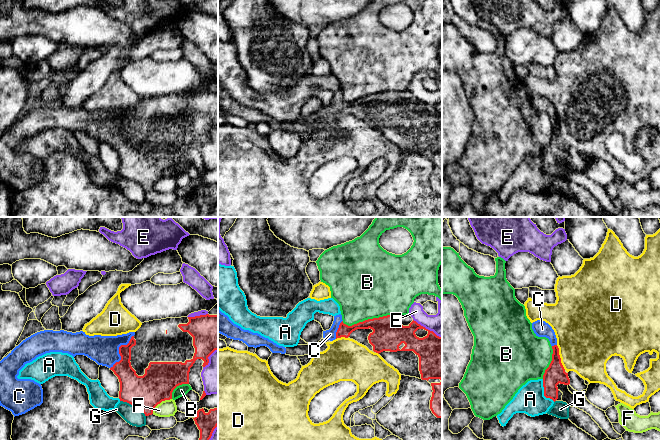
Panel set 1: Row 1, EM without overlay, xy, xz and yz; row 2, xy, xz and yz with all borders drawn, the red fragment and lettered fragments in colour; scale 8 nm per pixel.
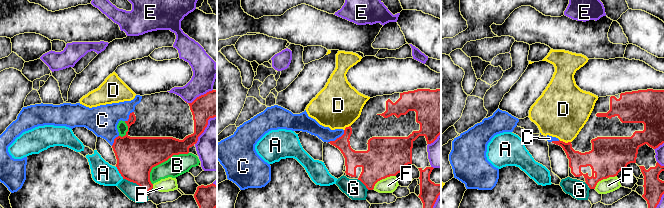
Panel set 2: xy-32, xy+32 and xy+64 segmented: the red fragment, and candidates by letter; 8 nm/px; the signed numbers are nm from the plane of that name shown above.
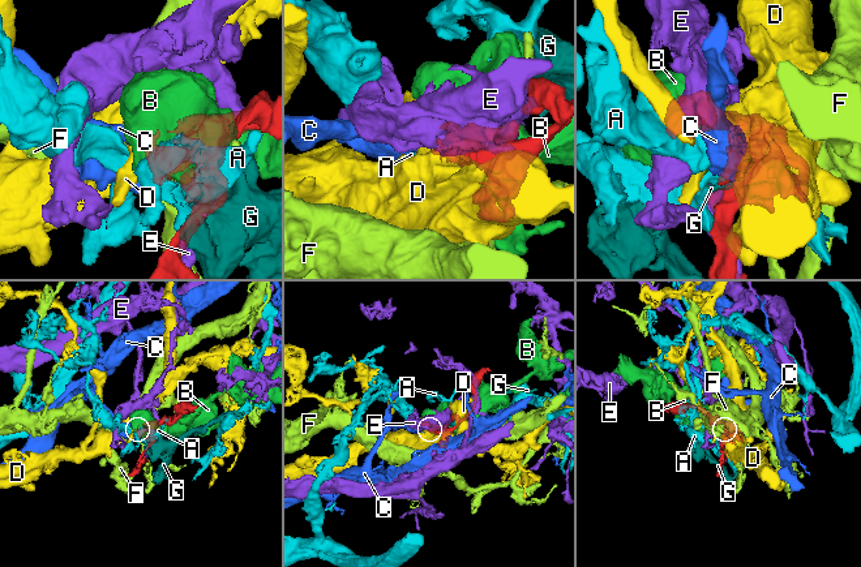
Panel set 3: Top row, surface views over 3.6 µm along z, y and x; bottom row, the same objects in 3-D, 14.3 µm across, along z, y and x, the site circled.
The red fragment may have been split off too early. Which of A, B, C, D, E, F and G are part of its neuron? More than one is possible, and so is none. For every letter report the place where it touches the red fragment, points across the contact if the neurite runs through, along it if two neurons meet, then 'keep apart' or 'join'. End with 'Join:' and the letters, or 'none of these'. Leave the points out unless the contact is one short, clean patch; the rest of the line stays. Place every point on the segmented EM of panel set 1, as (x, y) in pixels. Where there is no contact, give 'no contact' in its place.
A: meets red in yz at (544, 392); keep apart
B: meets red in xz at (368, 319); keep apart
C: meets red in xy at (119, 350); runs through xy (127, 376), (120, 364), (119, 350), (104, 350); join
D: meets red in yz at (559, 357); keep apart
E: meets red in xy at (197, 316); keep apart
F: meets red in xy at (160, 402); keep apart
G: meets red in xy at (134, 404); border along xy (120, 400), (136, 405), (145, 416); keep apart
Join: C

